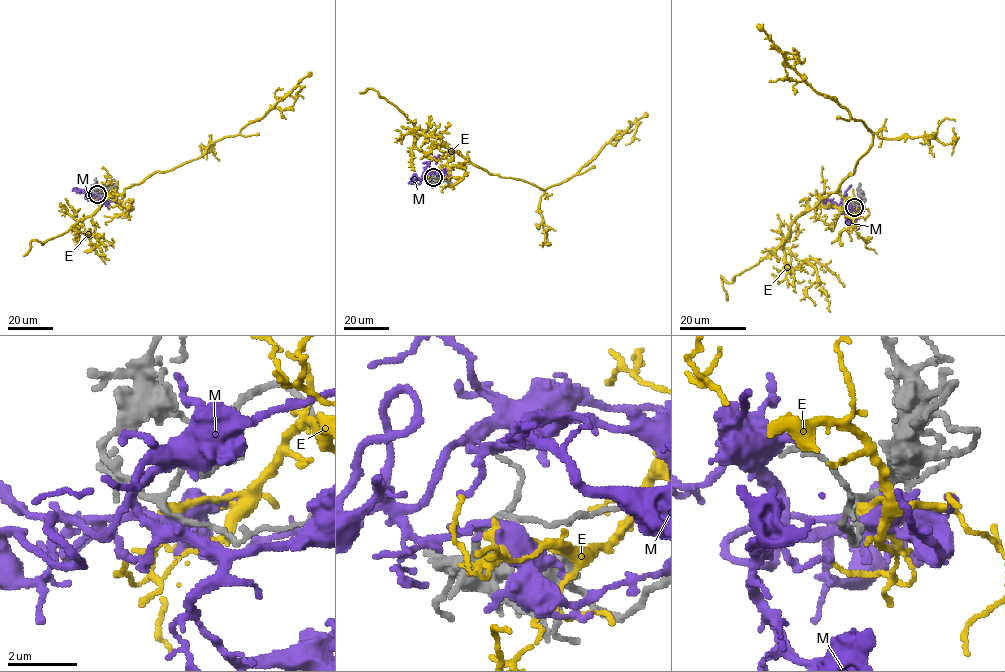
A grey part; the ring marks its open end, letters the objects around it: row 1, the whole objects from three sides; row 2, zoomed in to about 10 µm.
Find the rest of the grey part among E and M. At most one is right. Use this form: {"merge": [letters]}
{"merge": ["M"]}

